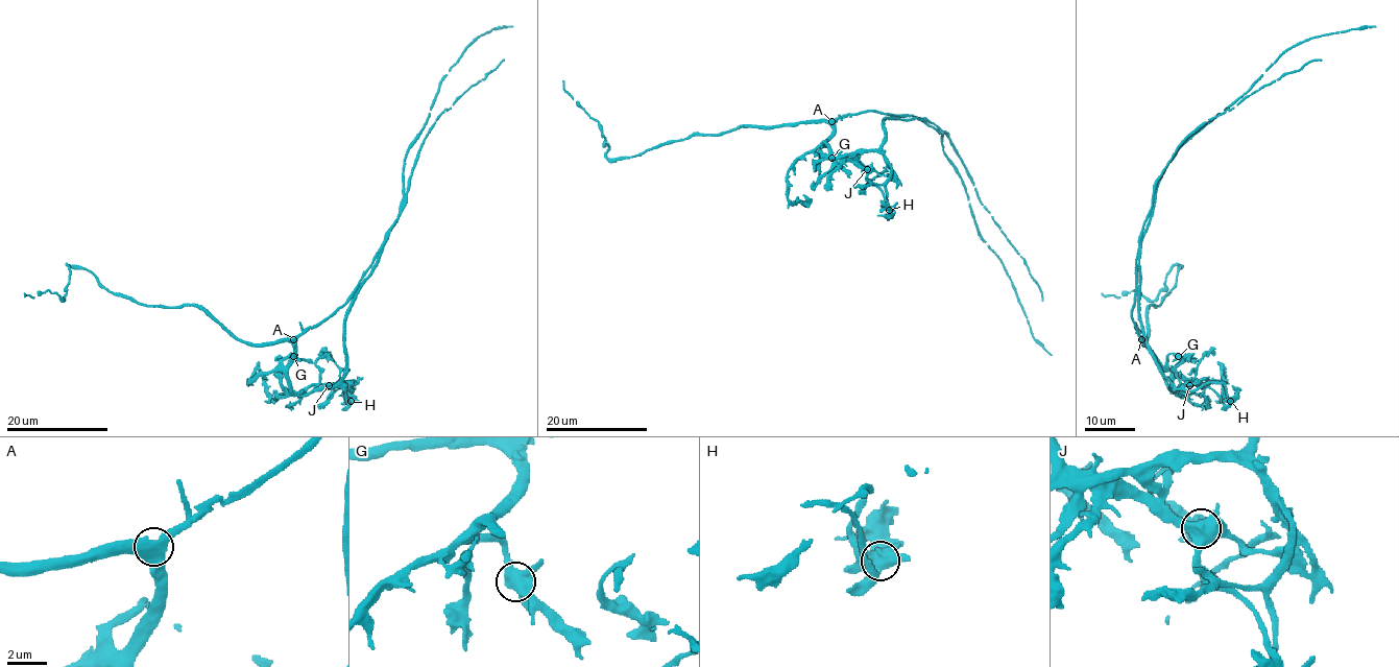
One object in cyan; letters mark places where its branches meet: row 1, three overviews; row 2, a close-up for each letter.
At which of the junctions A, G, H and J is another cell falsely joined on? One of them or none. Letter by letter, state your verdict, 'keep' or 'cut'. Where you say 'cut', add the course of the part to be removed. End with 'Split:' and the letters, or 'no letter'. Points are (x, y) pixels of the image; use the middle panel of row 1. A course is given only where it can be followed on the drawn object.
A: keep
G: keep
H: cut; foreign part runs (889, 210), (884, 121), (918, 118), (942, 135), (978, 235), (1051, 355)
J: keep
Split: H

